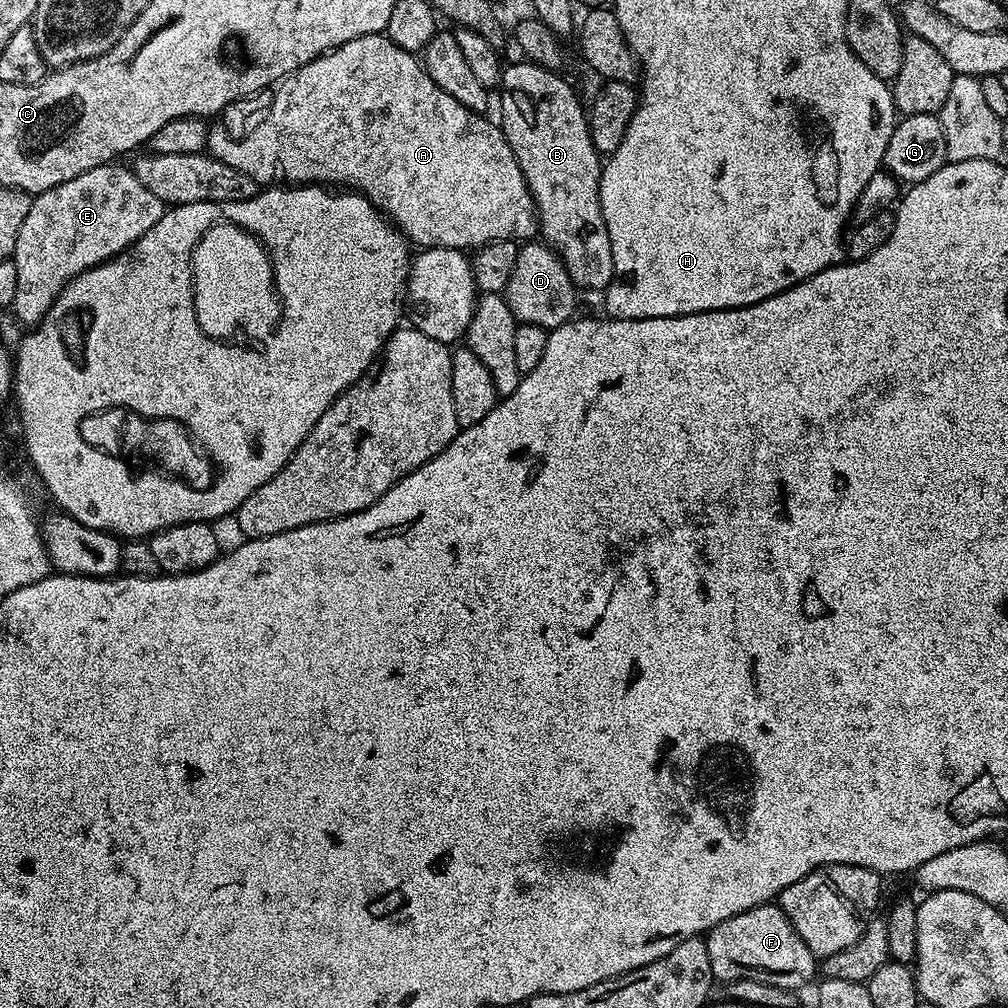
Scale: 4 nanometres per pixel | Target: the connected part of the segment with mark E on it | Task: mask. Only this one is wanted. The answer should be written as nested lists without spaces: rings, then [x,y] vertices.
[[[113,162],[94,166],[94,170],[86,170],[86,174],[78,174],[78,178],[70,178],[70,182],[62,182],[33,199],[30,214],[26,214],[22,230],[18,230],[16,249],[10,257],[18,266],[18,290],[14,294],[11,311],[21,325],[39,324],[59,298],[60,291],[74,277],[128,251],[129,246],[138,242],[138,238],[142,238],[142,234],[146,234],[146,230],[150,230],[150,226],[162,218],[166,205],[158,198],[158,194],[146,190],[146,186],[138,182],[131,167],[124,165],[123,168],[122,165]]]

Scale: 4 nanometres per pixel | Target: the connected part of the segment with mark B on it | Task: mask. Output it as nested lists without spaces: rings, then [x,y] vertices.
[[[519,62],[520,64],[512,64],[503,69],[500,73],[500,82],[498,85],[498,93],[500,92],[500,117],[498,123],[500,129],[504,133],[506,142],[510,146],[510,150],[516,156],[518,166],[524,175],[526,186],[530,190],[532,200],[536,203],[536,214],[538,217],[538,232],[542,237],[543,243],[547,244],[560,261],[566,266],[566,270],[572,275],[572,280],[577,286],[577,289],[584,290],[589,288],[590,291],[599,293],[601,290],[607,289],[608,283],[611,282],[614,276],[614,254],[610,250],[610,234],[606,230],[606,222],[602,218],[602,206],[600,205],[600,169],[602,167],[601,153],[597,152],[592,135],[588,129],[590,123],[589,113],[580,105],[580,100],[576,97],[576,92],[563,80],[563,75],[560,72],[552,72],[548,68],[544,68],[541,64],[531,62]]]

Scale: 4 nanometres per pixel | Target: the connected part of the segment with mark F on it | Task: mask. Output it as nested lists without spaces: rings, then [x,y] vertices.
[[[776,902],[759,904],[745,912],[734,914],[734,918],[726,918],[726,922],[714,926],[712,931],[707,933],[706,939],[710,954],[710,970],[717,981],[753,980],[766,982],[770,986],[799,990],[806,987],[811,982],[812,975],[817,975],[818,972],[817,957],[813,956],[806,942],[802,942],[794,926],[790,926],[786,914]]]

